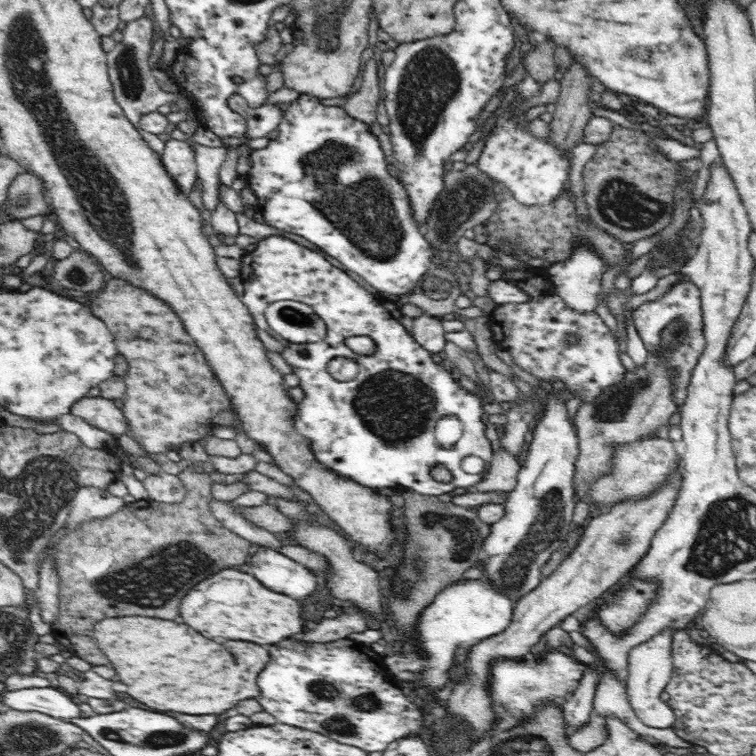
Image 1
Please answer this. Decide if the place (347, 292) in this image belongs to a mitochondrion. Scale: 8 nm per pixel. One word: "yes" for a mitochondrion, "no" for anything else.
no

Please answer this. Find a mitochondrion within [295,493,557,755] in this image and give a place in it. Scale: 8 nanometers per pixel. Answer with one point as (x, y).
(350, 711)

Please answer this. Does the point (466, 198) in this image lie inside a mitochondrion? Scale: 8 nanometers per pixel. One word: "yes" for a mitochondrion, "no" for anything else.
yes

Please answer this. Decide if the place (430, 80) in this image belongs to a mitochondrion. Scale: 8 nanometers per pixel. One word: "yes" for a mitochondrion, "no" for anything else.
yes

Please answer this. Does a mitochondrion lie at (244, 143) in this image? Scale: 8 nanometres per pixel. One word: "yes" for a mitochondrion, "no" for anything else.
no

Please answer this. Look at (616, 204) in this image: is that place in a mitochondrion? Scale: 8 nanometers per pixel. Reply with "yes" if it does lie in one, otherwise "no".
yes

